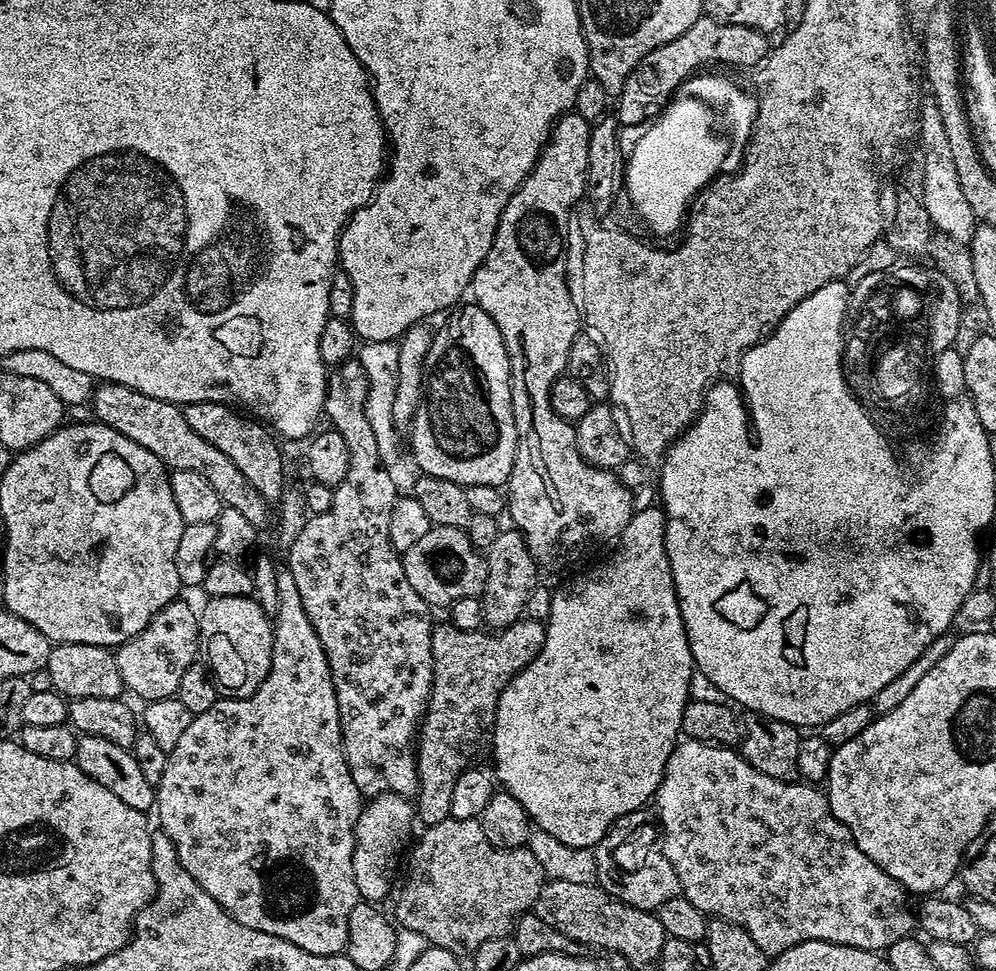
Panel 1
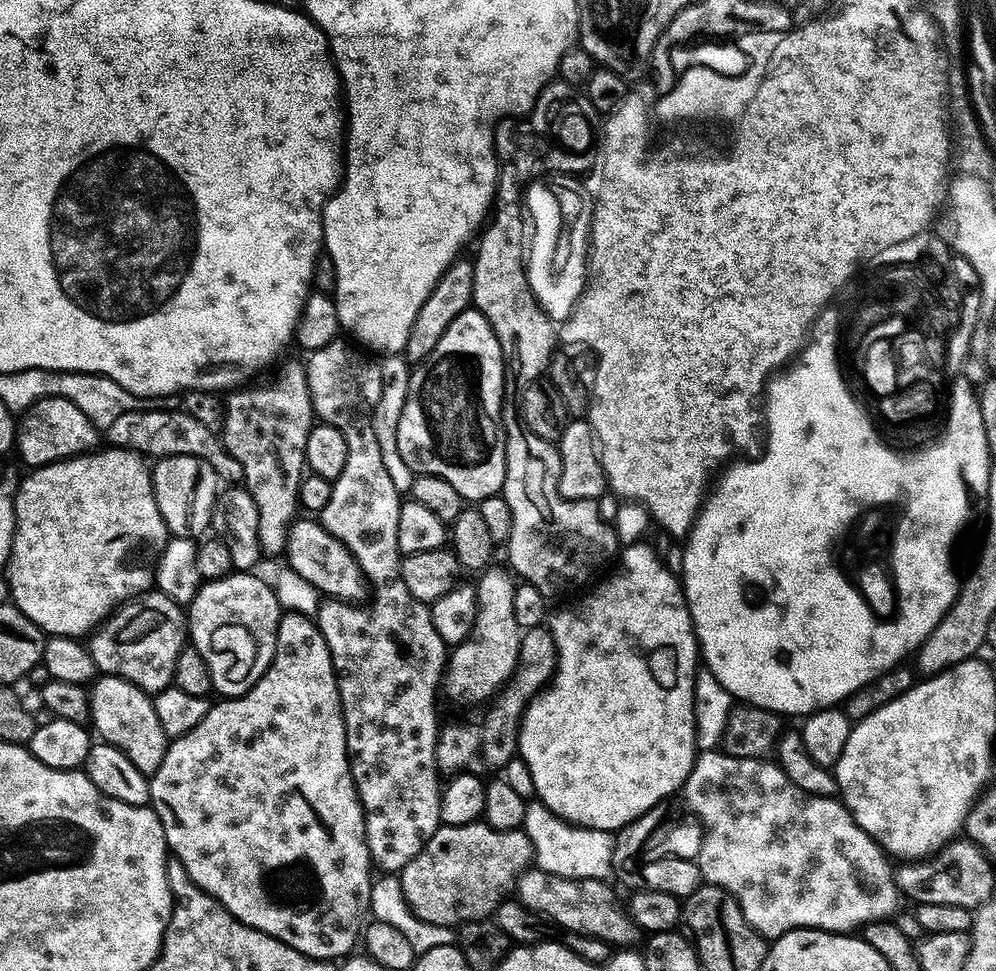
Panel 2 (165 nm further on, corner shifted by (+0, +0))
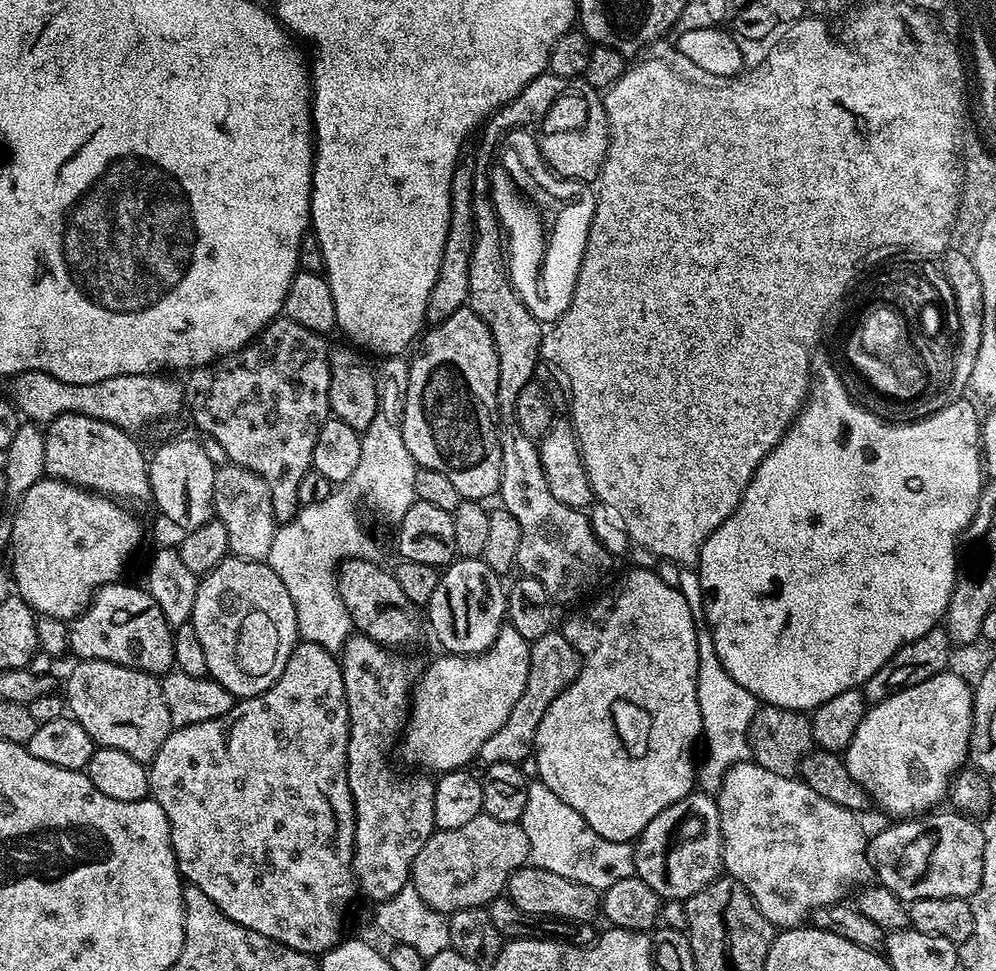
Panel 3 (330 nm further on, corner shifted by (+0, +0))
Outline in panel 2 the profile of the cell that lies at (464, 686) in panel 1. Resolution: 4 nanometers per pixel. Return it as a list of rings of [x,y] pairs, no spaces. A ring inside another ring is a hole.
[[[547,627],[527,629],[520,638],[520,663],[507,684],[491,701],[492,708],[483,709],[484,717],[477,724],[448,724],[439,729],[436,737],[436,766],[441,773],[467,772],[480,756],[481,773],[496,774],[511,762],[518,752],[520,720],[536,693],[551,680],[556,672],[556,643]]]

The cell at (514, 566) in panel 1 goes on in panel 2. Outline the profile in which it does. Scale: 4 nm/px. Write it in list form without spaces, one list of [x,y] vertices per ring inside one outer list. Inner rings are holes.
[[[489,566],[479,573],[475,581],[476,590],[476,621],[472,627],[472,635],[461,644],[451,649],[446,660],[446,671],[442,677],[442,688],[452,700],[461,700],[464,704],[480,704],[491,701],[496,693],[507,684],[520,663],[520,638],[522,629],[514,619],[514,590],[517,581],[507,567]]]

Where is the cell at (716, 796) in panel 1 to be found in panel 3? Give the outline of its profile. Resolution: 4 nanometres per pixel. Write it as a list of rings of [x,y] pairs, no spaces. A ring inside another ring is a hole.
[[[754,762],[736,764],[724,775],[724,781],[719,792],[715,793],[715,798],[718,814],[720,815],[720,839],[724,842],[724,872],[731,876],[733,880],[742,882],[742,886],[746,886],[746,890],[754,898],[758,910],[777,929],[783,930],[803,925],[811,917],[812,912],[818,910],[818,906],[841,903],[847,897],[844,895],[848,891],[851,893],[857,886],[863,885],[867,881],[864,879],[870,876],[868,840],[860,825],[859,815],[846,810],[842,806],[834,806],[834,802],[822,798],[822,794],[814,794],[814,790],[810,790],[810,786],[796,776],[774,774]]]

